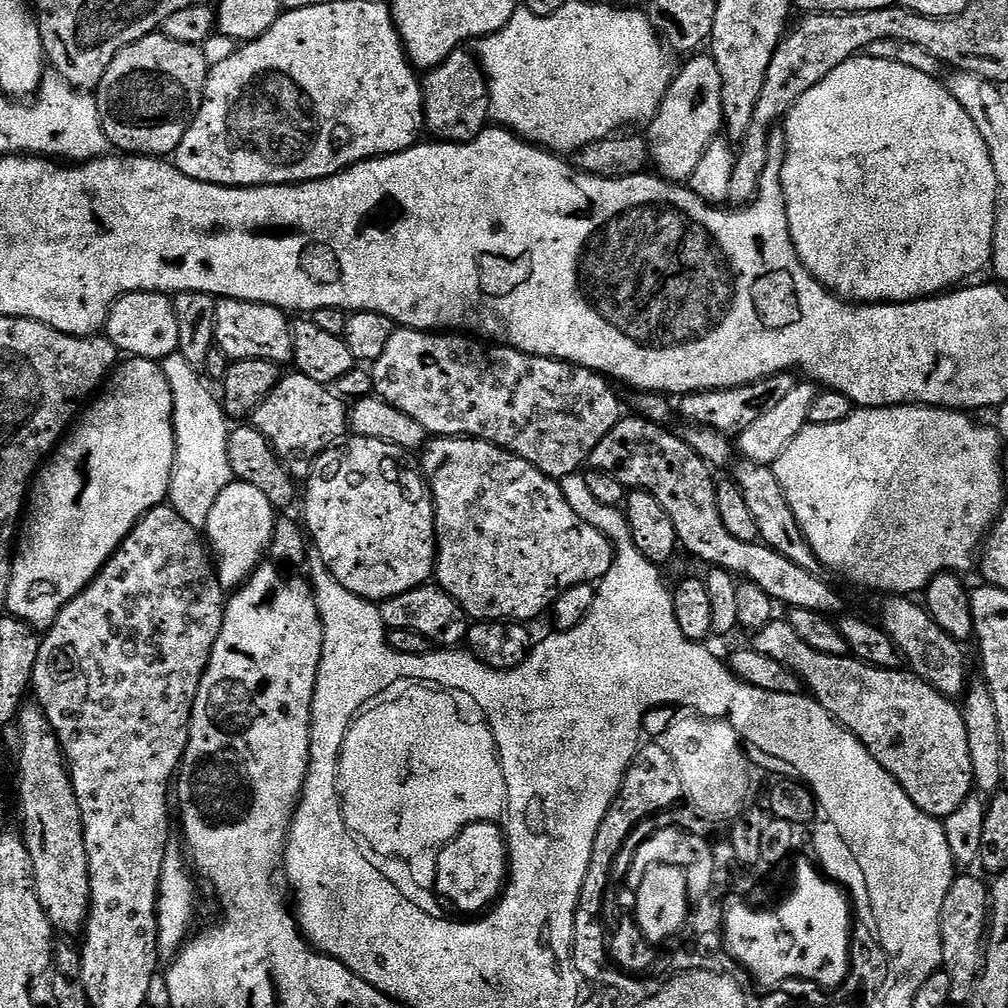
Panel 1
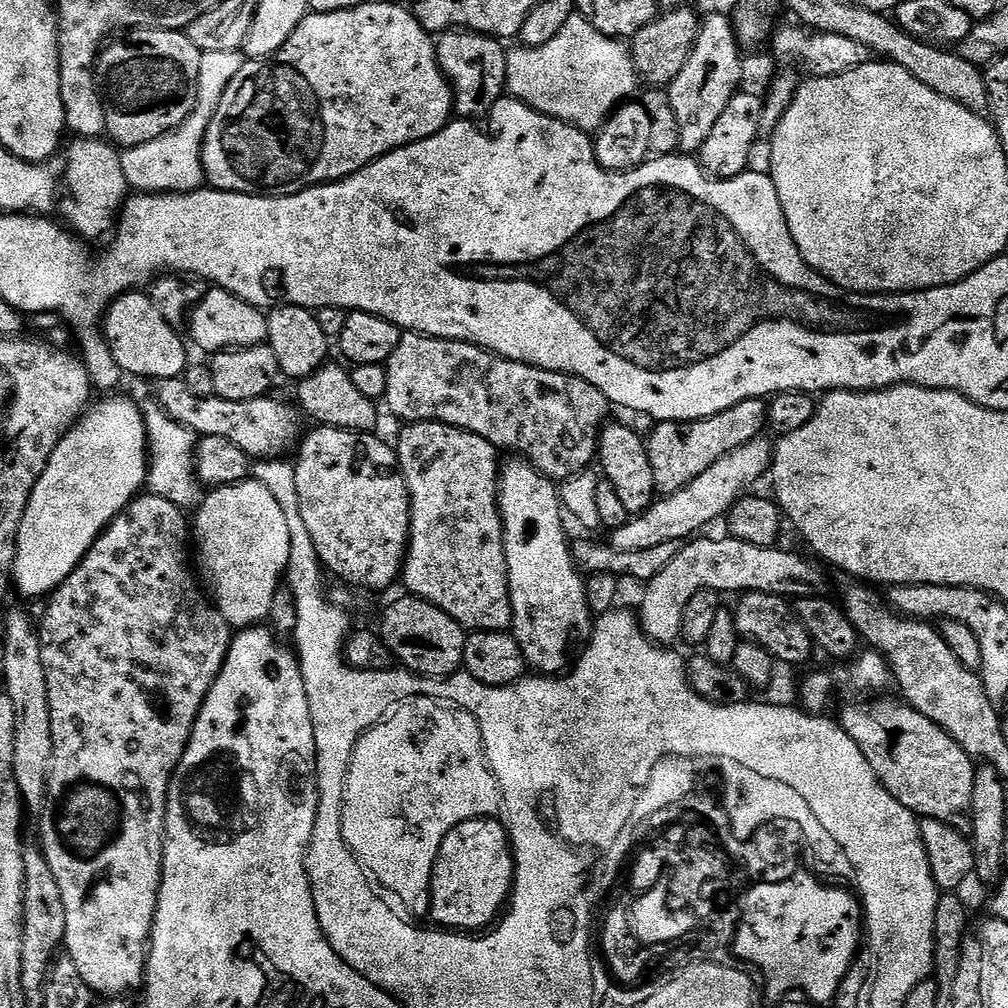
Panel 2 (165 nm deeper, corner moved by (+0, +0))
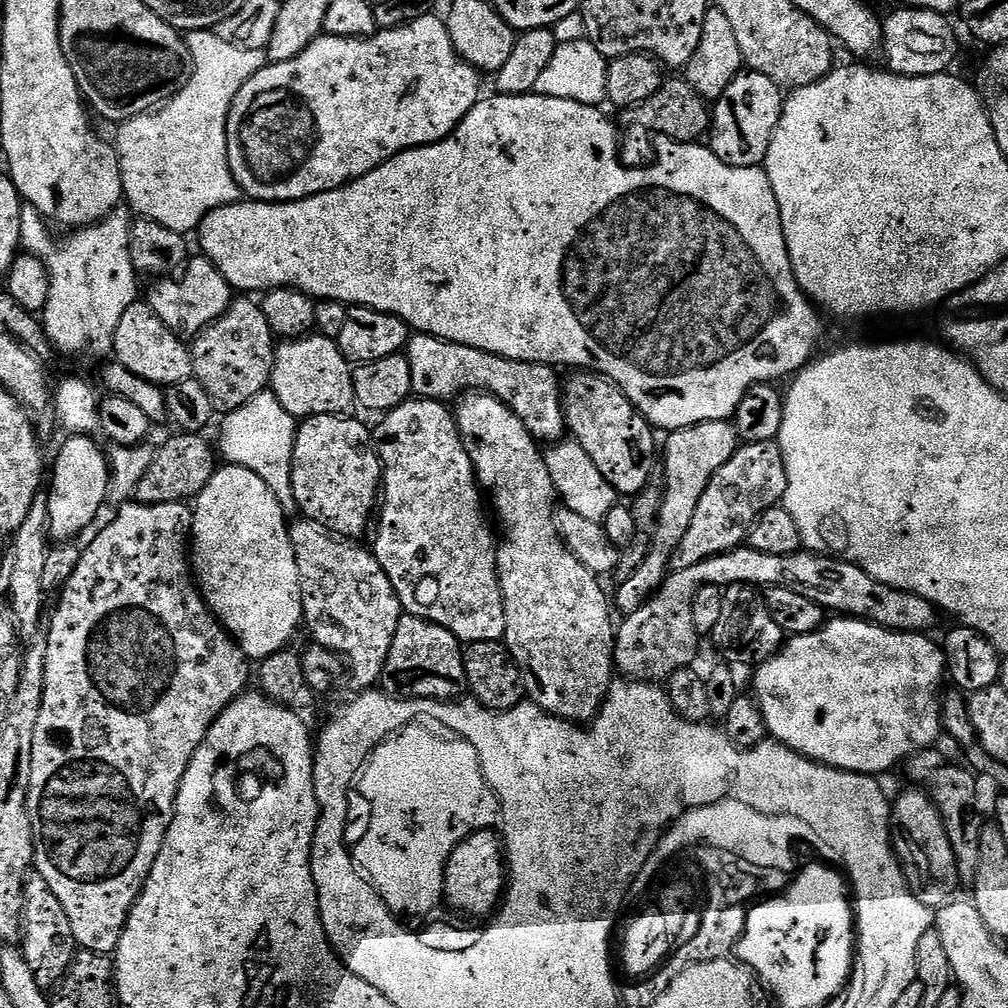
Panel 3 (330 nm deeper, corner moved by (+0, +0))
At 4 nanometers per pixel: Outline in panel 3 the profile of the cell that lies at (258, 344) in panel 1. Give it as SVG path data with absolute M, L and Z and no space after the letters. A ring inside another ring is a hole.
M203 254L193 255L178 278L160 278L153 284L156 285L146 296L150 310L154 310L154 314L158 314L162 322L166 322L169 330L185 342L195 340L203 329L226 314L234 299L234 290L226 282L226 278L222 278L222 274Z

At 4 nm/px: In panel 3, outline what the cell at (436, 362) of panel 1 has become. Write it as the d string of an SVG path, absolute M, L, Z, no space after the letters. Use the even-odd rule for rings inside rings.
M423 334L409 339L406 355L412 390L417 397L452 402L465 394L486 392L489 396L497 396L538 442L556 442L565 435L562 380L556 377L555 367L507 360L486 350L474 350L474 346L462 346Z

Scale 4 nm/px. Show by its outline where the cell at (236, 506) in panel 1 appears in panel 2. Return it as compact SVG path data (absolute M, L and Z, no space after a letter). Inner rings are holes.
M249 478L209 491L194 515L194 564L212 603L233 629L263 625L290 562L290 529L274 494Z

